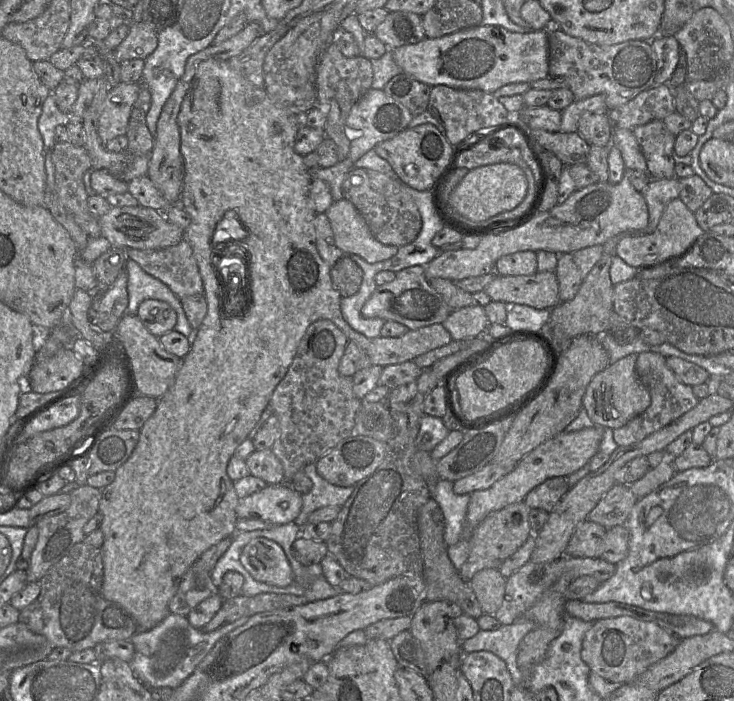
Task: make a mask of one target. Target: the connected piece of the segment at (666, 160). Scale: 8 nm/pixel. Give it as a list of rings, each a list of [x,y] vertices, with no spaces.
[[[652,120],[632,129],[646,160],[650,179],[675,177],[674,144],[676,136],[662,120]]]

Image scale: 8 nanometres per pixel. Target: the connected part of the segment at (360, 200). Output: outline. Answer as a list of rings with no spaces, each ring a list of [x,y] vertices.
[[[353,167],[344,180],[342,192],[344,199],[355,206],[379,242],[401,247],[418,236],[422,228],[421,215],[400,179],[392,179],[372,169]]]

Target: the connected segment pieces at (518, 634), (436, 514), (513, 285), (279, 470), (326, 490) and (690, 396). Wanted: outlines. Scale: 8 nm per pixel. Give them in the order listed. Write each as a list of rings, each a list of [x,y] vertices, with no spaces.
[[[525,617],[517,619],[512,624],[502,625],[497,630],[480,630],[475,636],[461,641],[464,653],[474,651],[489,651],[505,661],[514,684],[523,680],[523,675],[517,666],[517,650],[524,636],[534,629],[535,623]]]
[[[429,499],[419,510],[418,528],[424,561],[423,577],[426,583],[426,601],[447,601],[458,604],[463,613],[475,619],[482,616],[481,605],[470,586],[455,568],[448,556],[448,545],[444,540],[445,518],[442,509],[434,499]]]
[[[536,271],[530,275],[497,275],[483,290],[492,301],[552,309],[560,303],[554,272]]]
[[[271,449],[255,450],[245,459],[245,463],[252,476],[261,478],[269,485],[285,483],[283,466]]]
[[[315,463],[303,467],[303,472],[312,481],[311,490],[302,495],[302,509],[294,523],[304,526],[310,514],[315,510],[326,506],[342,507],[353,493],[354,487],[341,487],[330,484],[322,478]]]
[[[642,352],[637,355],[635,369],[639,379],[650,393],[651,404],[627,424],[613,430],[613,438],[619,447],[642,441],[690,411],[699,402],[693,393],[692,386],[683,383],[676,376],[668,367],[663,355],[655,352]]]

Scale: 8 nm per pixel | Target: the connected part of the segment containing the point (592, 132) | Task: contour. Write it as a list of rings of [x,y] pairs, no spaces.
[[[585,112],[579,119],[577,132],[589,145],[609,147],[613,124],[608,114]]]

